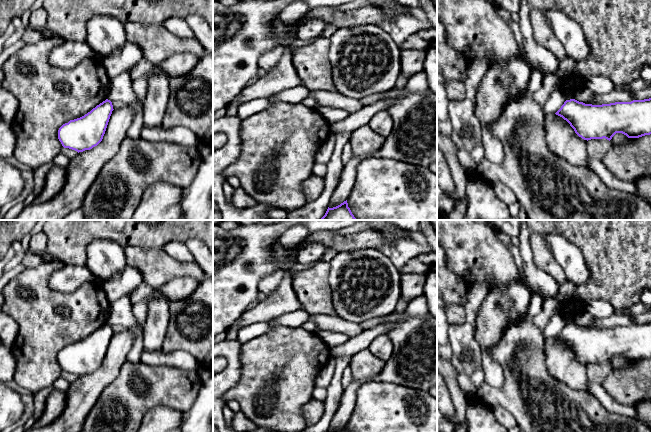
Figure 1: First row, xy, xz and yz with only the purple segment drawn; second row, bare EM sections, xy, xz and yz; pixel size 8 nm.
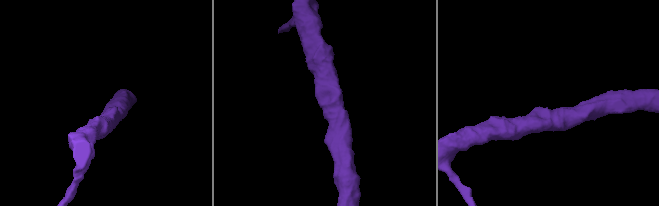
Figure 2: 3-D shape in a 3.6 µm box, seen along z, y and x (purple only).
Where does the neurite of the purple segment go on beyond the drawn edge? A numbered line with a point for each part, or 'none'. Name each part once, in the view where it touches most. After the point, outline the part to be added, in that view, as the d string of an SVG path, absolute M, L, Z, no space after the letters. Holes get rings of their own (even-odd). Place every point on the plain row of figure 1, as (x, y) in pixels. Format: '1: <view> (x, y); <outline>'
none

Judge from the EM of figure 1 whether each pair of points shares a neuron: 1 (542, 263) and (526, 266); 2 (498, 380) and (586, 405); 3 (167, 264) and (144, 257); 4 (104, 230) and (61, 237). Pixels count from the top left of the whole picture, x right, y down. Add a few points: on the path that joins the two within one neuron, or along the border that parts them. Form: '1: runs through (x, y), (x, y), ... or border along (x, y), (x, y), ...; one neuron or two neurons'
1: border along (528, 242), (532, 252), (533, 263), (554, 278); two neurons
2: border along (494, 361), (503, 374), (503, 386), (499, 390); two neurons
3: runs through (161, 264), (150, 262); one neuron
4: runs through (93, 230), (72, 230); one neuron

